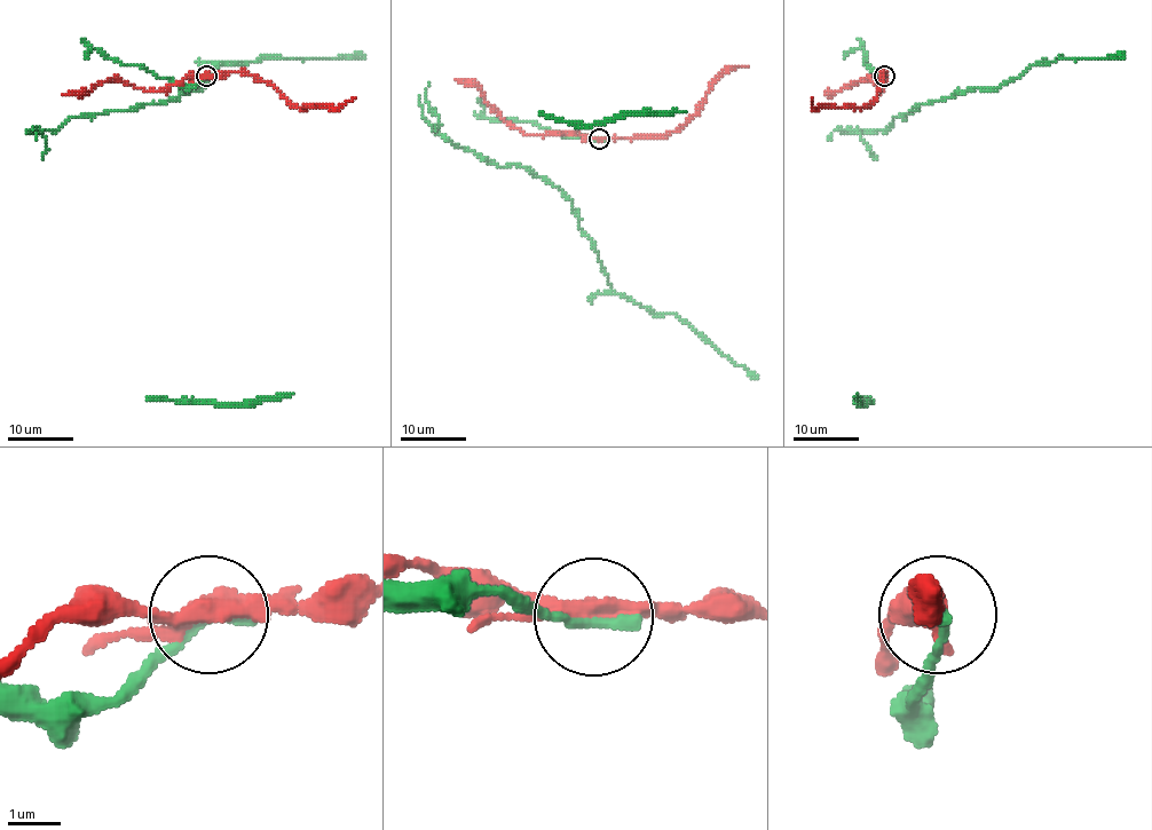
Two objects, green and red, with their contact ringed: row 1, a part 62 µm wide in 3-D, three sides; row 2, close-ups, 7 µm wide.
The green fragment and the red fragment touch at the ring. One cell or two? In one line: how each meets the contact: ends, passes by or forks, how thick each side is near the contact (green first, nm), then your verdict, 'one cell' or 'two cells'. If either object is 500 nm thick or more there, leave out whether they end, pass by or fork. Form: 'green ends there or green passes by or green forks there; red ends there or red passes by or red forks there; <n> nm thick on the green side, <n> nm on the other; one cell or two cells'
green ends there; red forks there; 240 nm thick on the green side, 300 nm on the other; two cells

